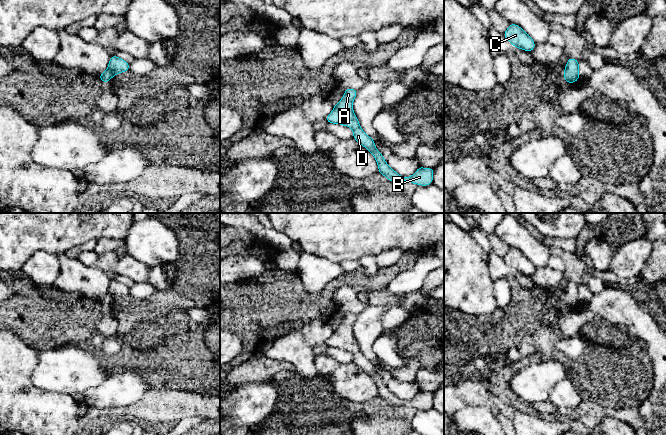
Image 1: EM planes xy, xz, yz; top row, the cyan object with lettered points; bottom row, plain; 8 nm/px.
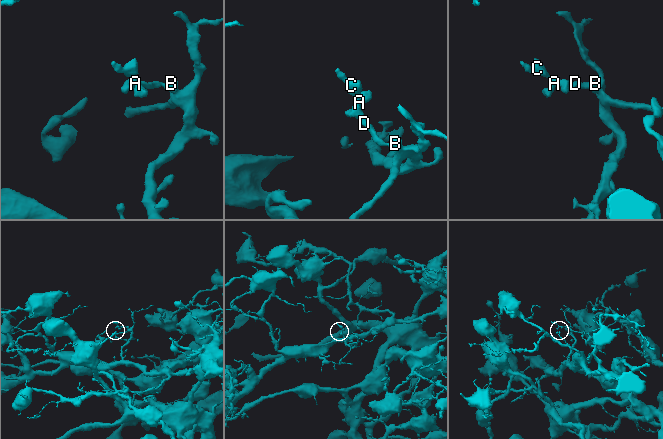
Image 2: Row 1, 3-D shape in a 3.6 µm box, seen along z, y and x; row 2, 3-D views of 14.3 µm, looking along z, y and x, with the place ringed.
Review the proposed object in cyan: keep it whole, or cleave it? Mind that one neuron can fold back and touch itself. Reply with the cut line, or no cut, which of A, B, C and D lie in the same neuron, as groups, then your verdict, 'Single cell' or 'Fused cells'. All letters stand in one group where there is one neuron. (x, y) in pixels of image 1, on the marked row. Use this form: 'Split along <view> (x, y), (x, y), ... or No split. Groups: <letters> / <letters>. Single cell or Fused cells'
No split. Groups: A B C D. Single cell

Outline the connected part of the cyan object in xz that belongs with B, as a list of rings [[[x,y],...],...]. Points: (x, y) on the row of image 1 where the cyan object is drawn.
[[[353,88],[345,89],[343,97],[334,105],[332,112],[326,116],[325,120],[331,124],[340,124],[350,127],[353,130],[353,139],[372,153],[377,162],[379,174],[384,175],[387,180],[391,182],[406,181],[421,186],[432,184],[434,179],[433,168],[419,166],[412,176],[404,177],[399,175],[387,164],[381,151],[378,151],[375,147],[375,140],[363,131],[359,124],[359,120],[353,111],[353,101],[357,96],[357,91],[358,90]]]

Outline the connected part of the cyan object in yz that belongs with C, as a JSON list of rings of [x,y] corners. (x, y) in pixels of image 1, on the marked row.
[[[510,23],[503,35],[515,48],[528,52],[532,52],[535,48],[534,40],[517,24]]]

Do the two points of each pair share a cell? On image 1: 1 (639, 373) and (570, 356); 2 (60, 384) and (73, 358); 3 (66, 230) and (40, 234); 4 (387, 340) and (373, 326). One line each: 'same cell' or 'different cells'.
1: same cell
2: same cell
3: same cell
4: different cells

